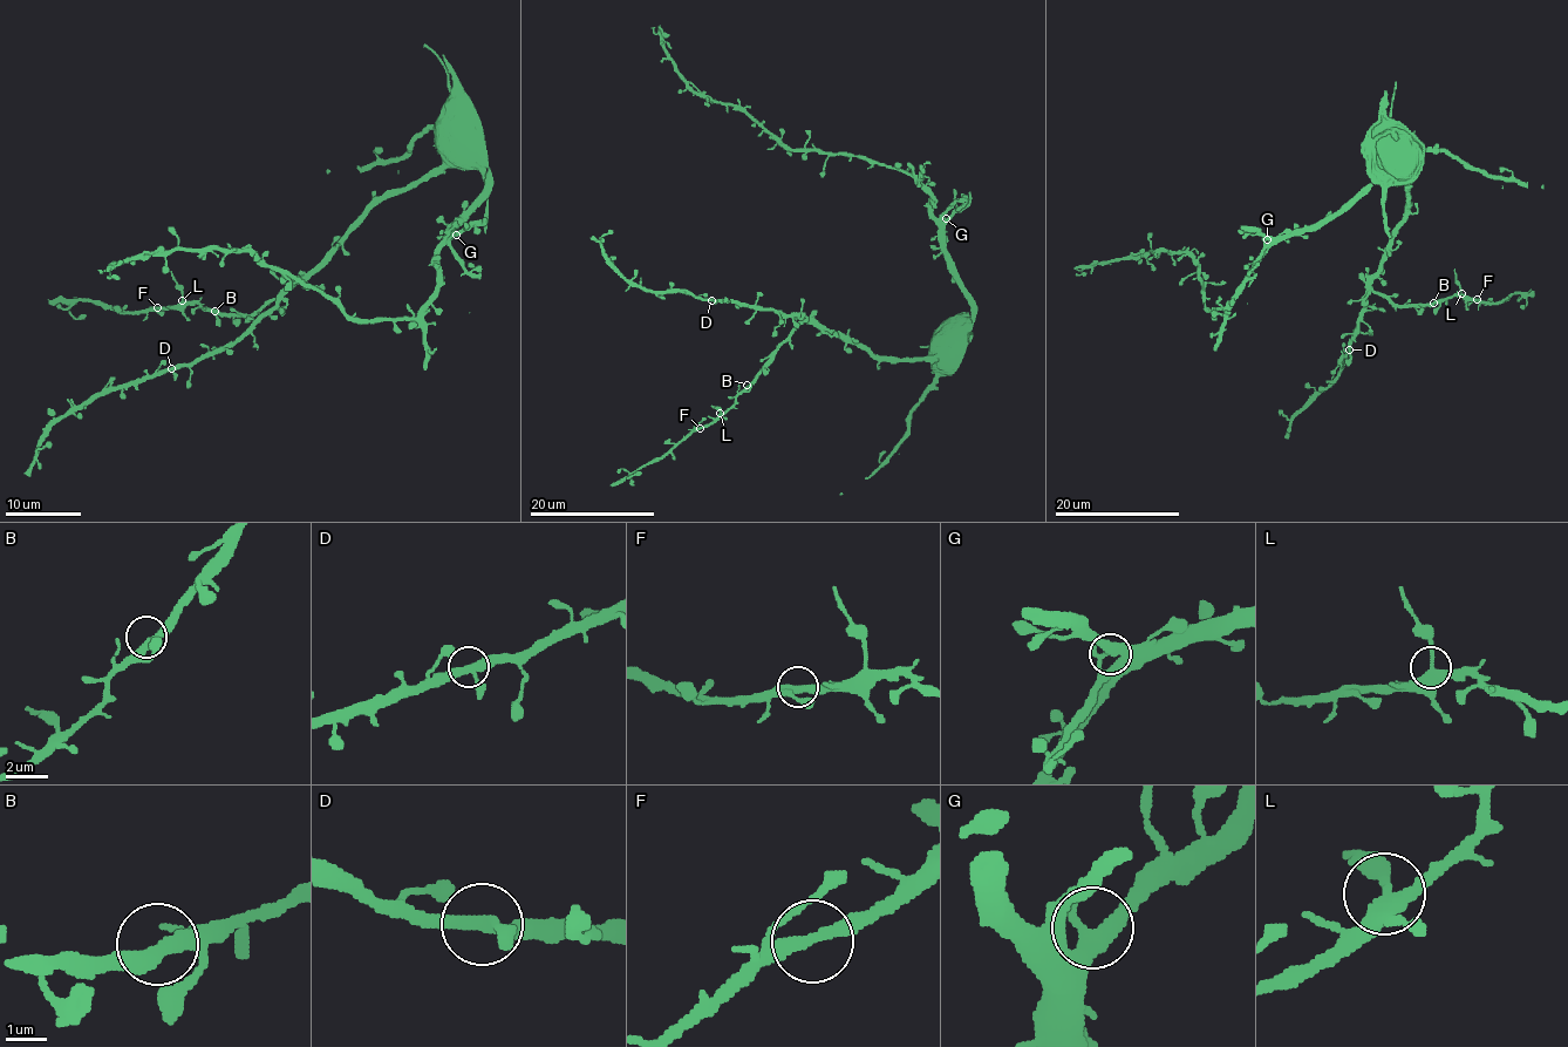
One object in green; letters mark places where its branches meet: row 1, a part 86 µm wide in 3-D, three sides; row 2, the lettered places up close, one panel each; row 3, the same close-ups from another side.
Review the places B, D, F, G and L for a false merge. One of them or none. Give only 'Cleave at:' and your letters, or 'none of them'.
Cleave at: L

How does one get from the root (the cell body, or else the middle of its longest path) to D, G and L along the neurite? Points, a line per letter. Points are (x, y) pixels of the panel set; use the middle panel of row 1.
D: (973, 310), (973, 324), (935, 357), (880, 359), (796, 314), (711, 300)
G: (973, 310), (973, 300), (947, 264), (946, 218)
L: (973, 310), (973, 324), (963, 333), (935, 357), (914, 359), (880, 359), (804, 321), (736, 401), (721, 413)

